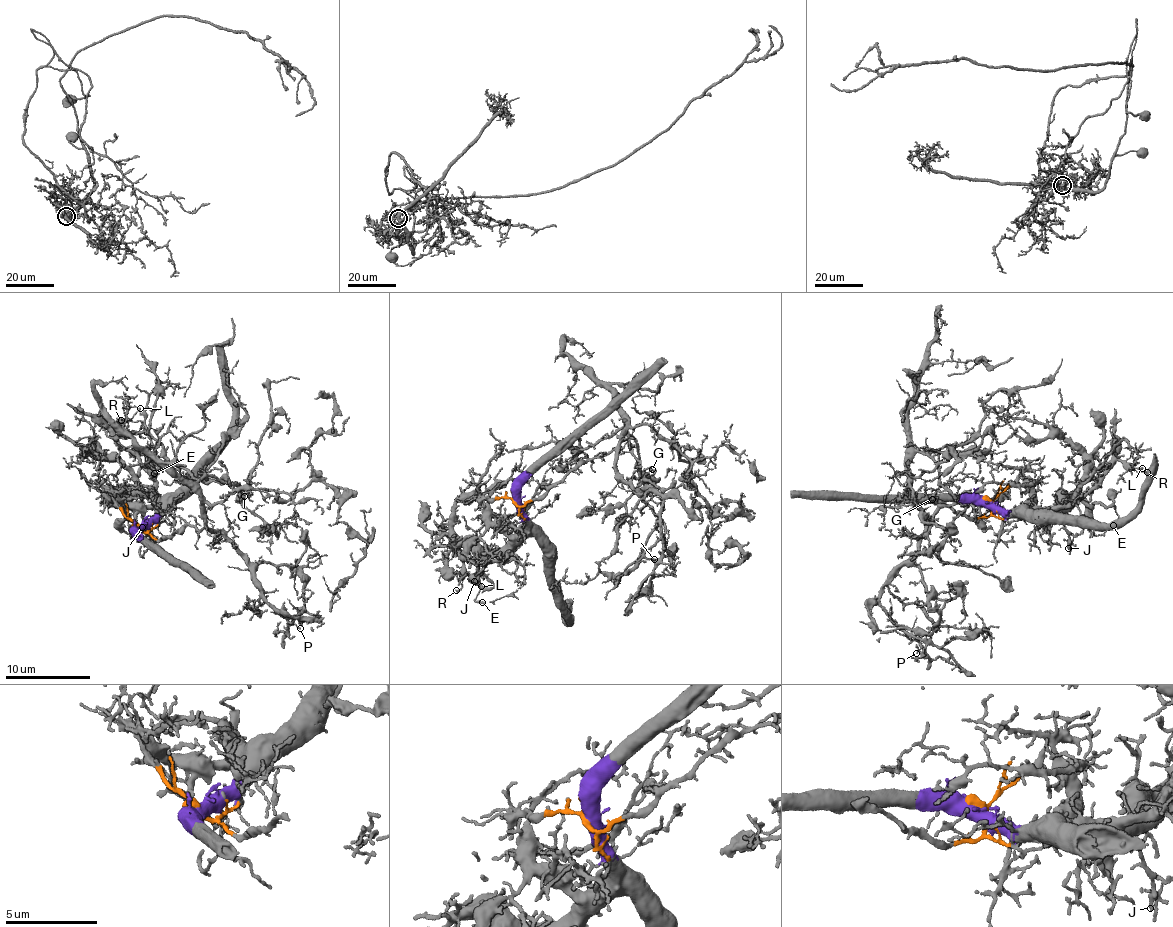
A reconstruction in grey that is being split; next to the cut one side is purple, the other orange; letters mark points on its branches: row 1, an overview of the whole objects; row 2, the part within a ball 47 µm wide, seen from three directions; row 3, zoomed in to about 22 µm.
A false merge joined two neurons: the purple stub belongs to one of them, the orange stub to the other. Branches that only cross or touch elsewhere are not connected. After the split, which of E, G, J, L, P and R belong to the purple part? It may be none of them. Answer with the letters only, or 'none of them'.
E, J, L, R

